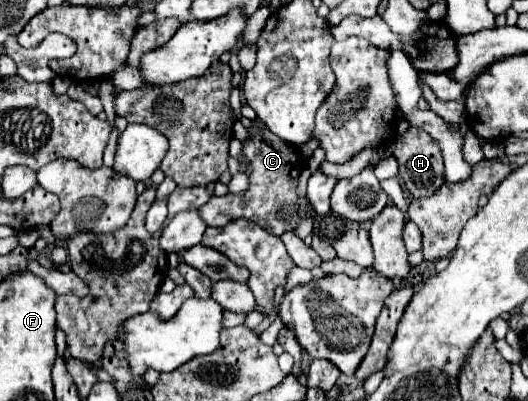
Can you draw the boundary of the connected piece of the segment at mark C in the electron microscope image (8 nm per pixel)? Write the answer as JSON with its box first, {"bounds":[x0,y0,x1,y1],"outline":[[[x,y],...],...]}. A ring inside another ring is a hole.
{"bounds":[199,129,307,235],"outline":[[[251,129],[251,133],[253,139],[243,143],[243,153],[251,161],[251,175],[249,175],[251,187],[243,195],[233,195],[233,193],[227,193],[223,197],[213,195],[209,203],[205,203],[199,209],[199,215],[207,223],[207,227],[225,227],[231,219],[245,217],[249,221],[259,223],[273,235],[293,231],[307,209],[307,199],[299,199],[295,193],[299,173],[301,169],[305,169],[305,159],[299,155],[299,149],[295,145],[281,141],[269,131],[259,135],[255,129]]]}

